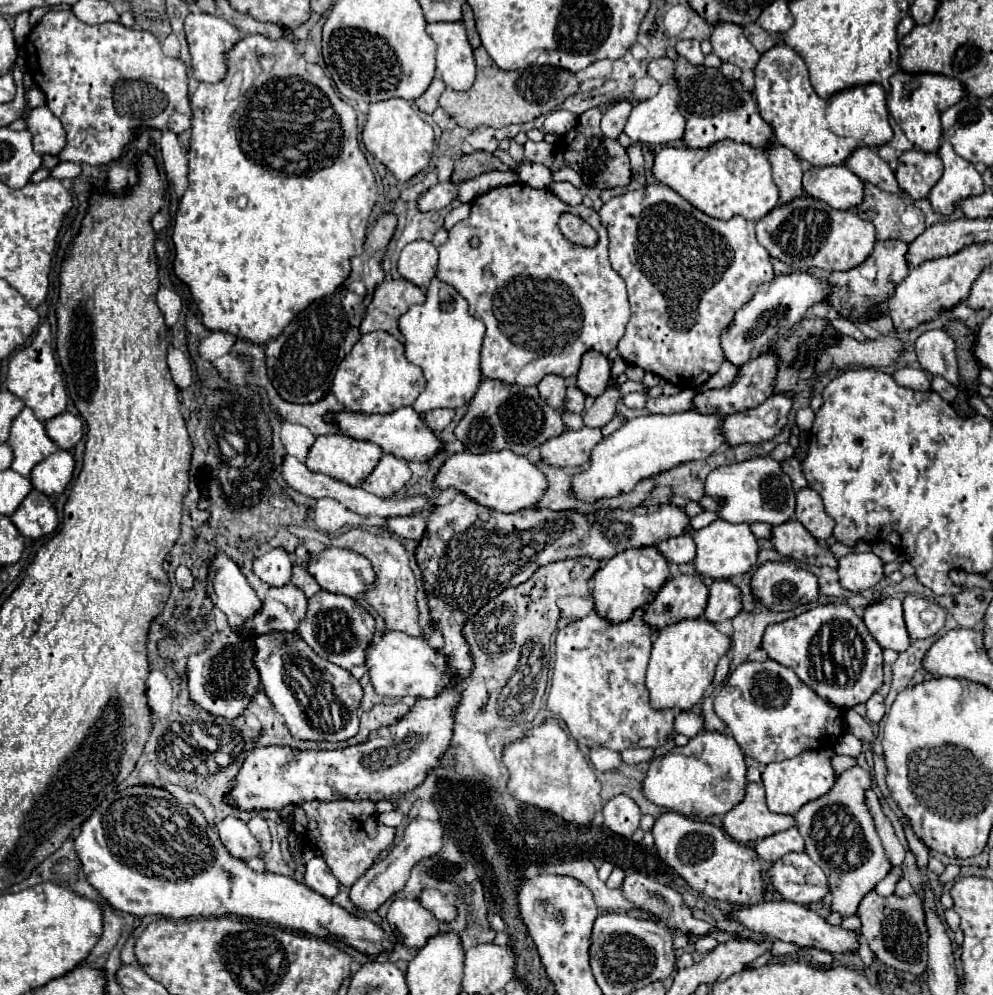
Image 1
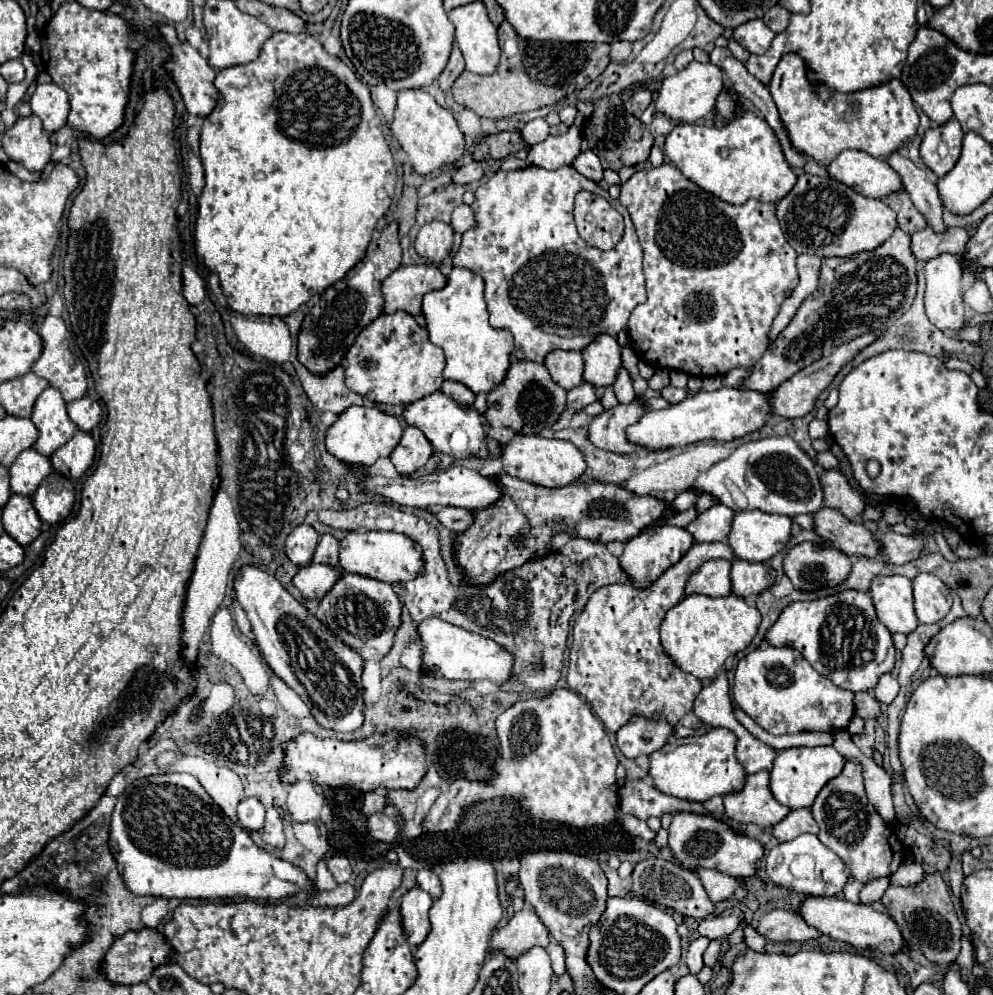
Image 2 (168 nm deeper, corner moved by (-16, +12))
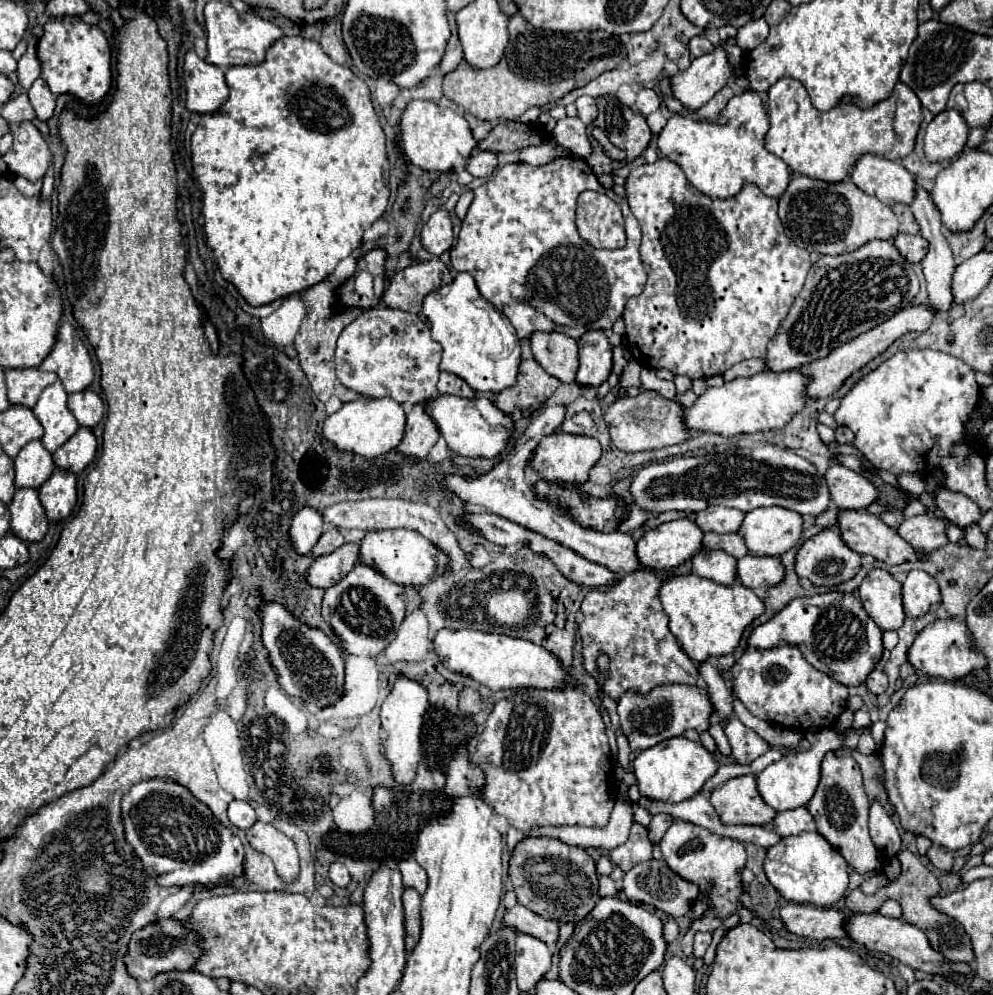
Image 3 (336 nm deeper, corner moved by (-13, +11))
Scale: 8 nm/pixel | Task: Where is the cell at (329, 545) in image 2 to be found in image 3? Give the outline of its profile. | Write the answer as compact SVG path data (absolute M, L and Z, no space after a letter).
M327 529L323 535L321 535L321 539L317 541L317 545L313 547L313 557L321 557L321 555L329 555L329 553L333 553L337 547L341 547L345 541L343 541L343 537L341 537L341 533L337 531L337 529Z

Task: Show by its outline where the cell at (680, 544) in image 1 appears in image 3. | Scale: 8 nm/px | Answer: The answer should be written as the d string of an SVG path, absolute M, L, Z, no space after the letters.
M709 505L705 511L695 513L695 523L703 533L737 533L745 513L723 505Z

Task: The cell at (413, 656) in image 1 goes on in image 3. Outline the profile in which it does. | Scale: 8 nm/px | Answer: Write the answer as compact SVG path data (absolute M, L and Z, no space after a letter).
M441 629L433 639L433 651L443 667L453 673L463 673L473 677L481 685L499 691L499 689L521 689L521 687L537 687L537 689L561 689L569 677L561 663L539 645L515 639L509 635L483 633L483 631L453 631Z

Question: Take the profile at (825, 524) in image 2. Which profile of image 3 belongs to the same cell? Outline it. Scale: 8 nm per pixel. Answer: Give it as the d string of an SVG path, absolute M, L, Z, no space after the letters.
M859 509L859 511L839 511L837 525L839 525L839 531L841 531L843 543L849 549L853 549L853 551L857 551L861 555L871 555L877 561L883 561L887 565L899 565L903 561L919 559L919 555L913 551L913 547L897 535L897 529L887 527L879 517L867 513L865 509Z

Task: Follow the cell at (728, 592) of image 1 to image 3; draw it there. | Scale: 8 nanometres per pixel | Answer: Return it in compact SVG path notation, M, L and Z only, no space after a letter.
M745 555L737 561L737 579L749 589L773 587L783 581L785 569L777 557L751 557Z

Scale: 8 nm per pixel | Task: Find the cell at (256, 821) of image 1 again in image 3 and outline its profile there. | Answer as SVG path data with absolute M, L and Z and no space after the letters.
M257 821L251 829L247 829L247 841L253 849L269 855L277 867L277 873L283 881L297 879L299 873L299 857L295 851L295 843L285 837L277 827L265 821Z

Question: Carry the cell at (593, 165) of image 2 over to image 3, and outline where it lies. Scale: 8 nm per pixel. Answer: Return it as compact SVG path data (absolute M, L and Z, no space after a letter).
M565 117L557 121L553 137L567 147L577 159L587 159L591 155L591 143L585 133L585 123L579 117Z

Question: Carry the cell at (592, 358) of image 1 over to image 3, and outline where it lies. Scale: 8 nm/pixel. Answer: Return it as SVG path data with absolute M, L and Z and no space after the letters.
M589 331L589 333L585 333L585 337L579 339L579 361L581 361L581 365L579 365L577 379L575 379L579 385L597 387L607 381L611 367L613 367L613 353L611 353L611 345L609 345L605 331Z

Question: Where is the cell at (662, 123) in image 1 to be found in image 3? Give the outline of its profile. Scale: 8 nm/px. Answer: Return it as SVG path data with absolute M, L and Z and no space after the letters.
M721 47L713 53L693 59L691 67L671 77L671 91L687 111L701 109L731 77L731 65Z

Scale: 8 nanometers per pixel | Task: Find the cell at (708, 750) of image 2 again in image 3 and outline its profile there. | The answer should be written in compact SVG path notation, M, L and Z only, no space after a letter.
M673 737L667 739L651 749L641 751L633 761L633 773L637 777L637 787L641 795L657 801L679 803L685 799L695 797L707 779L715 775L719 763L713 753L709 753L701 741L689 741L687 737Z

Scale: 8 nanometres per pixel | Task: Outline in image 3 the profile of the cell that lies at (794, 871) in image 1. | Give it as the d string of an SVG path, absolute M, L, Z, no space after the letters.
M801 833L795 837L785 837L777 845L767 849L765 873L771 885L793 903L813 903L819 907L837 903L847 885L847 863L845 859L819 835L819 833Z

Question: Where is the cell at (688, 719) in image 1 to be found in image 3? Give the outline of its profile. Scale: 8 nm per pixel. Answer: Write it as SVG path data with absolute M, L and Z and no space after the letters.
M725 723L723 731L731 745L731 757L739 765L751 765L757 757L771 749L765 739L761 739L753 729L747 729L743 723Z

